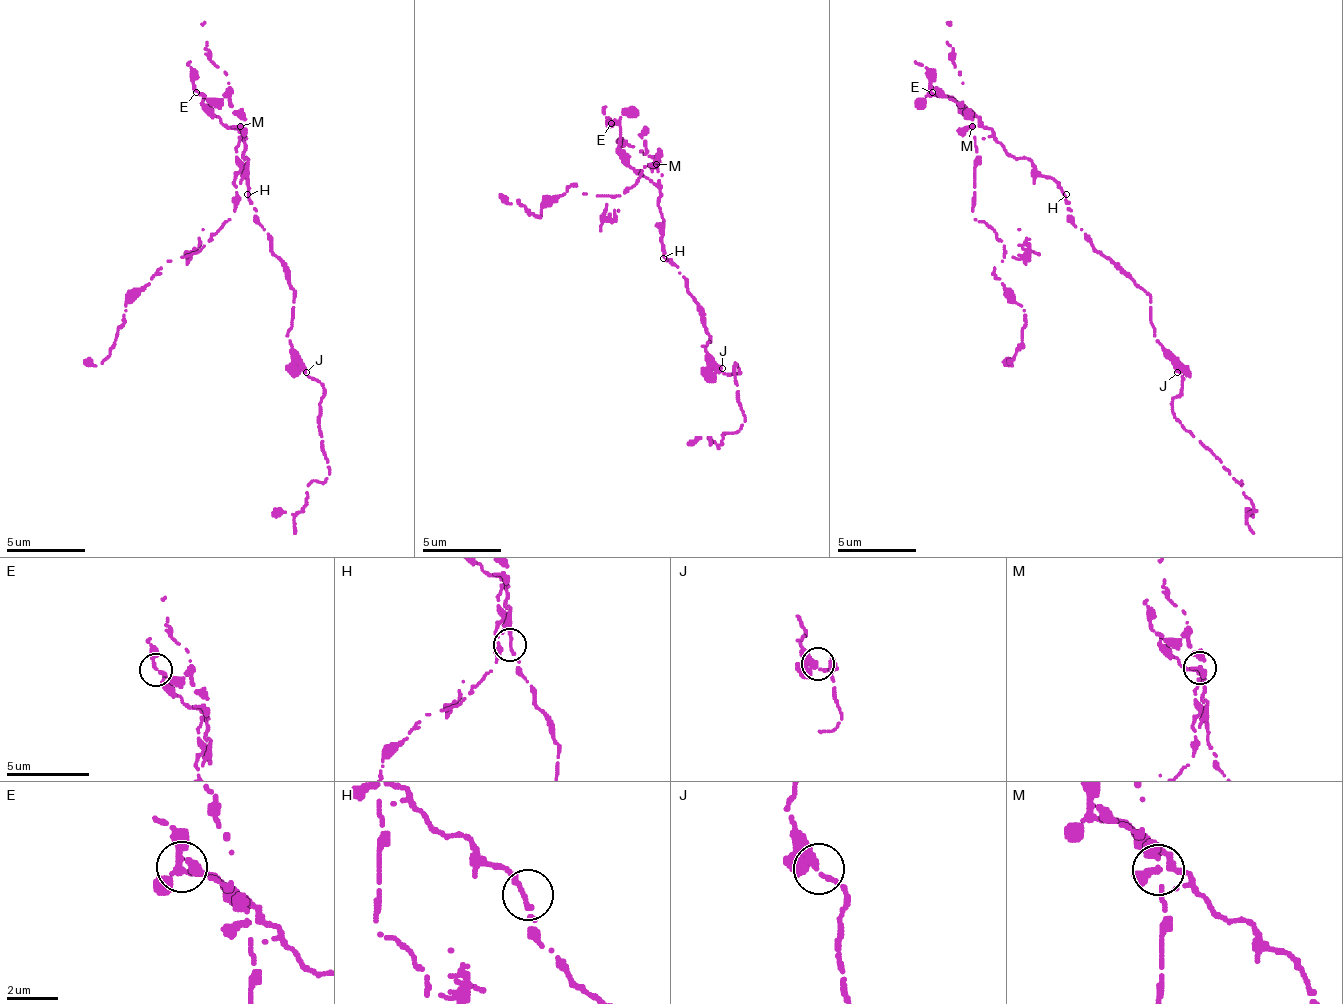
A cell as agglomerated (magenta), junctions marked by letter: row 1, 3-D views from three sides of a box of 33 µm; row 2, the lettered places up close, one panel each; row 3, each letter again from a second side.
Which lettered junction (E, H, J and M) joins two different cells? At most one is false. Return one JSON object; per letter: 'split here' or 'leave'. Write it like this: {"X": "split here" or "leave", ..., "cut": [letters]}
{"E": "leave", "H": "leave", "J": "leave", "M": "split here", "cut": ["M"]}

